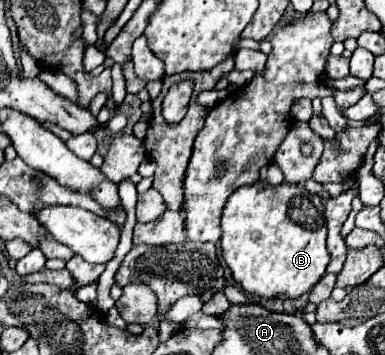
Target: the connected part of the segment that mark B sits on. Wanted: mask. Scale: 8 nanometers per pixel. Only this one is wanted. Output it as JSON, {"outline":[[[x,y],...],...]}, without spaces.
{"outline":[[[261,180],[253,186],[241,186],[225,204],[221,218],[221,248],[223,260],[233,272],[237,284],[243,286],[245,292],[263,296],[263,298],[299,298],[309,292],[323,276],[329,264],[329,252],[325,248],[327,228],[323,202],[317,194],[307,192],[301,184],[279,184],[273,188],[265,188]]]}

